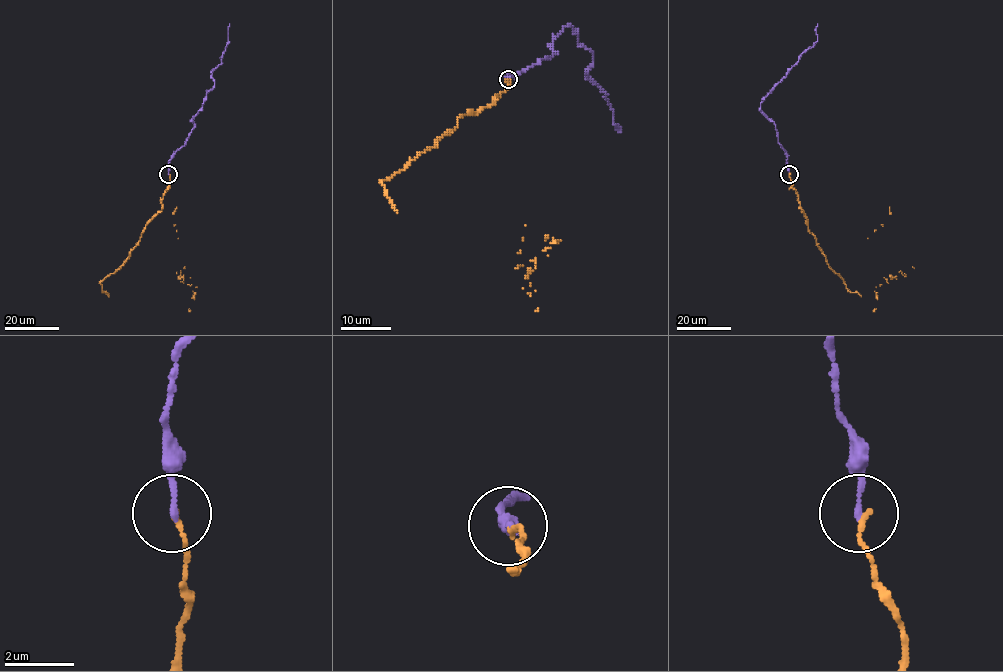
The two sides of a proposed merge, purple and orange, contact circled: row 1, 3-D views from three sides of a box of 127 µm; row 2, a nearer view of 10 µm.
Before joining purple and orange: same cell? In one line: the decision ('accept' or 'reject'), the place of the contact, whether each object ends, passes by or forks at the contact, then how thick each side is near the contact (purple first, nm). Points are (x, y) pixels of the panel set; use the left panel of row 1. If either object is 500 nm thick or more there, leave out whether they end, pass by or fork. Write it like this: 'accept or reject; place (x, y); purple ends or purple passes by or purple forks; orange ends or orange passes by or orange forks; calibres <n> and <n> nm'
accept; place (168, 174); purple ends; orange ends; calibres 180 and 140 nm

